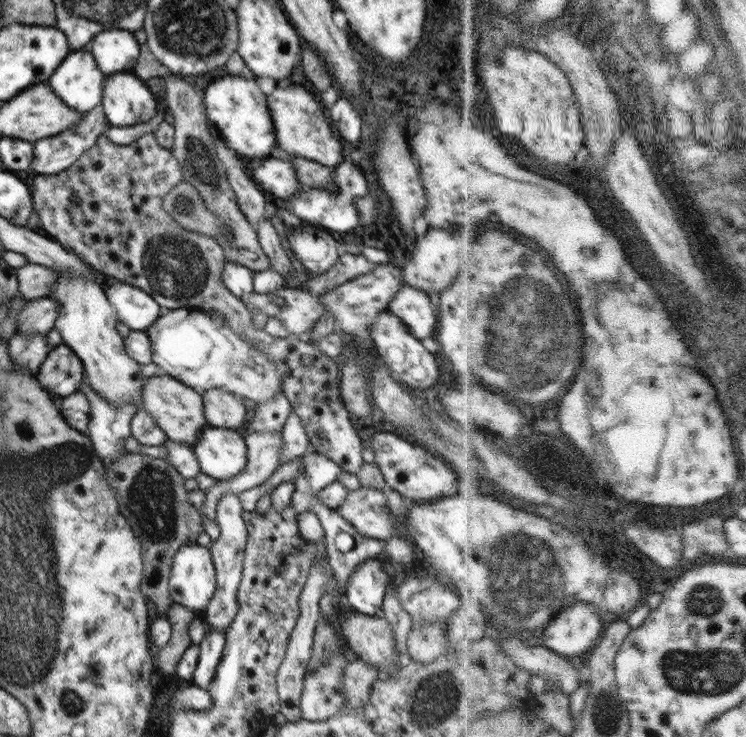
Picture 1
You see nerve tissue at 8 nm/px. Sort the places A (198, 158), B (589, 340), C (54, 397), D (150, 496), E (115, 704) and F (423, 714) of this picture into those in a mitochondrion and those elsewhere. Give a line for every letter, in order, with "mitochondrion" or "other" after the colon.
A: mitochondrion
B: mitochondrion
C: other
D: mitochondrion
E: other
F: mitochondrion

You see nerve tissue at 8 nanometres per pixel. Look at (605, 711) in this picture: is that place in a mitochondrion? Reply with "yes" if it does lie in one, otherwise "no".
yes

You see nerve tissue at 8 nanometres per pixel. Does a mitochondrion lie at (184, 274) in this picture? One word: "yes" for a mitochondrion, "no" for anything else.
yes

